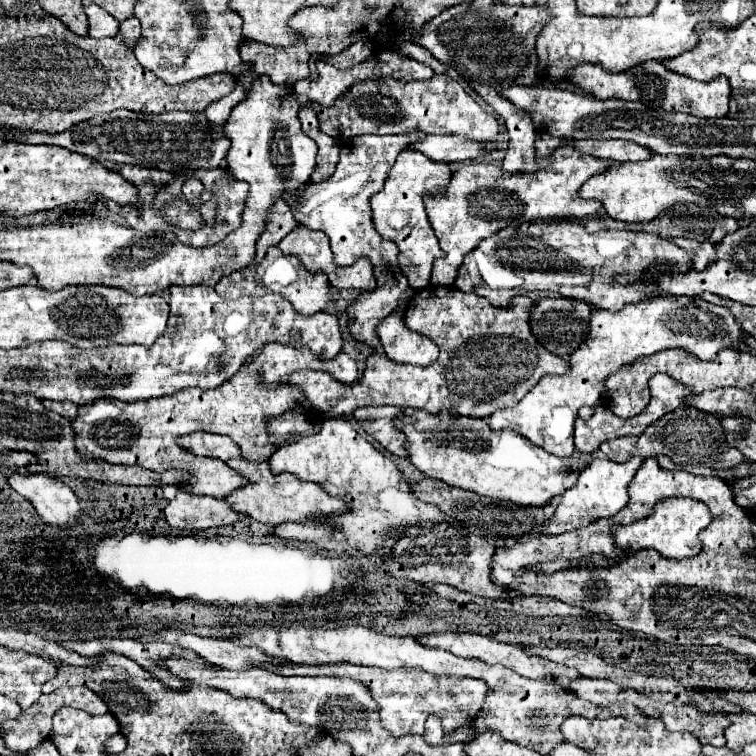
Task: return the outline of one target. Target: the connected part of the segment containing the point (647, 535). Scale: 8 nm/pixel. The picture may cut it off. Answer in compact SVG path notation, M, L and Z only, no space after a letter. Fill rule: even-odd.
M667 499L657 503L653 515L639 519L631 525L613 527L613 537L617 539L617 547L623 551L639 551L651 547L669 559L687 559L695 557L701 551L699 531L711 523L711 513L705 503L695 499Z

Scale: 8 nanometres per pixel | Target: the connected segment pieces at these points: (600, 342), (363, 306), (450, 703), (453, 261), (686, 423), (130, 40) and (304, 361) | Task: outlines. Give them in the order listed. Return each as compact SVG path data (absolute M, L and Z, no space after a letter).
M651 297L635 305L625 305L621 311L605 311L605 309L593 309L589 317L589 339L577 347L569 355L569 371L565 375L545 375L539 379L539 383L511 409L501 409L495 415L489 417L489 427L499 429L513 429L525 439L529 439L533 445L539 445L545 451L551 451L557 457L571 457L573 453L573 423L577 419L577 413L583 405L595 407L601 403L601 397L605 397L605 379L613 373L617 373L621 367L631 365L641 355L653 355L663 349L687 349L699 359L713 359L719 349L731 347L731 349L747 349L743 343L743 329L735 321L735 317L725 311L725 307L711 305L703 299L687 299L687 297Z
M411 131L405 135L357 135L345 139L341 145L341 159L337 163L335 173L321 181L321 183L305 183L301 189L291 193L277 193L275 199L285 199L291 205L293 217L297 223L309 229L321 229L331 239L333 261L339 267L353 265L357 259L367 257L373 263L373 273L377 279L375 291L361 293L349 307L349 333L355 341L365 343L373 351L379 347L379 337L375 333L377 323L393 313L401 301L407 303L409 295L409 281L401 275L397 267L397 245L393 241L385 241L373 227L373 213L371 213L371 195L377 193L387 179L389 167L393 167L395 157L407 149L411 143L425 139L423 131Z
M327 663L327 665L263 665L279 675L327 675L327 677L347 677L363 683L379 705L381 727L385 727L393 737L401 735L423 735L423 723L429 715L437 715L443 721L443 729L449 733L455 727L473 721L485 701L487 685L469 677L447 677L429 675L417 669L397 669L385 671L377 667L363 667L351 663Z
M567 139L565 147L557 149L549 157L549 169L539 169L537 173L505 173L491 163L469 163L453 173L451 183L443 193L437 191L435 195L423 195L431 227L441 249L445 251L445 257L433 263L433 285L451 287L463 257L473 251L481 239L497 233L503 227L517 227L521 223L533 223L547 217L587 217L601 207L601 203L595 199L581 199L577 191L589 177L605 171L609 161L589 157L573 149L571 143L573 141Z
M695 407L691 409L677 409L655 421L647 431L637 439L637 437L619 437L605 441L601 447L601 453L611 459L611 461L625 461L631 459L633 455L641 455L641 459L647 457L657 457L657 455L669 455L677 465L705 465L711 469L731 469L739 463L745 463L743 455L729 447L721 435L721 423L715 415L697 411Z
M129 17L127 21L121 23L121 33L125 35L125 43L129 45L129 49L133 49L141 35L141 23L135 17Z
M269 343L249 367L241 367L237 375L233 375L233 379L229 379L229 383L223 383L219 389L209 389L209 391L183 389L169 397L137 401L137 403L99 399L91 407L89 405L79 407L77 417L71 419L77 453L85 455L87 459L93 457L93 459L103 459L107 463L139 465L151 471L165 471L165 469L187 471L191 479L185 485L193 485L193 489L187 491L221 499L223 495L229 495L233 489L239 489L247 481L241 475L237 475L233 469L229 471L229 467L225 467L225 463L219 459L189 455L177 445L175 439L183 433L211 431L211 433L227 435L233 441L237 441L241 453L247 459L267 461L277 447L267 443L267 431L263 421L265 415L277 417L287 409L297 409L309 417L319 417L317 411L311 415L311 407L307 399L303 399L303 393L299 393L291 385L289 387L285 385L287 383L285 379L299 369L327 371L341 383L353 383L357 379L355 361L343 351L333 359L317 359L317 355L313 355L313 351L305 351L305 347L285 347L281 343Z

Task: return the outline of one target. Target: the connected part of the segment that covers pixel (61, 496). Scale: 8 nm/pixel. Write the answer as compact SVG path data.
M17 471L9 475L7 481L37 509L45 523L71 527L77 521L81 513L79 499L63 481L55 481L47 475L21 475Z

